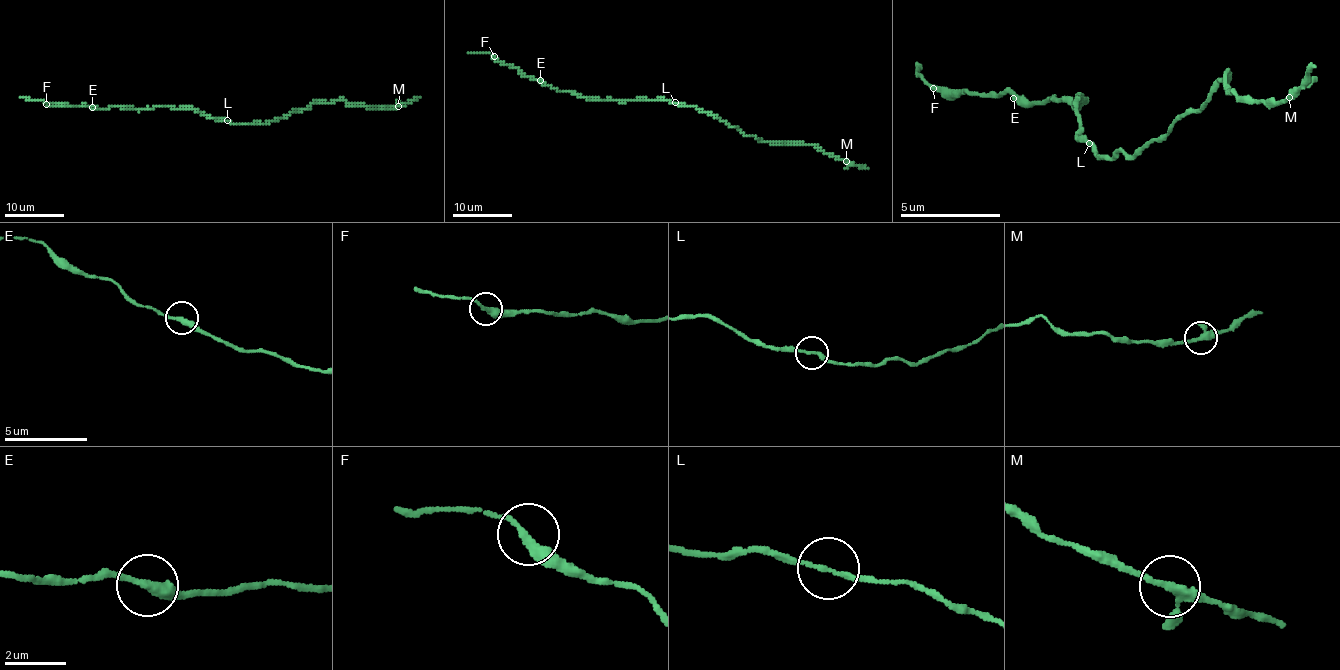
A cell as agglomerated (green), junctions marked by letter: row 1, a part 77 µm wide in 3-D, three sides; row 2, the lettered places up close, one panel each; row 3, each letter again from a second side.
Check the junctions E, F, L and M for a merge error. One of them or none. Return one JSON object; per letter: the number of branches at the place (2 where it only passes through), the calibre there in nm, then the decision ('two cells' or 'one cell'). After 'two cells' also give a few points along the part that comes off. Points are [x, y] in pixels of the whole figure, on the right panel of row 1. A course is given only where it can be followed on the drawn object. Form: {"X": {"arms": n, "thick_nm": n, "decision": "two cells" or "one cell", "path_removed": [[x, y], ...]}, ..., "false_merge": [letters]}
{"E": {"arms": 2, "thick_nm": 280, "decision": "one cell"}, "F": {"arms": 2, "thick_nm": 280, "decision": "one cell"}, "L": {"arms": 2, "thick_nm": 180, "decision": "one cell"}, "M": {"arms": 3, "thick_nm": 260, "decision": "one cell"}, "false_merge": []}

